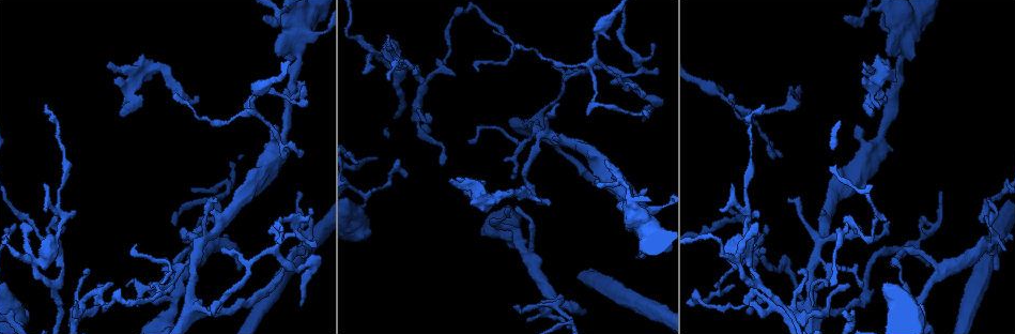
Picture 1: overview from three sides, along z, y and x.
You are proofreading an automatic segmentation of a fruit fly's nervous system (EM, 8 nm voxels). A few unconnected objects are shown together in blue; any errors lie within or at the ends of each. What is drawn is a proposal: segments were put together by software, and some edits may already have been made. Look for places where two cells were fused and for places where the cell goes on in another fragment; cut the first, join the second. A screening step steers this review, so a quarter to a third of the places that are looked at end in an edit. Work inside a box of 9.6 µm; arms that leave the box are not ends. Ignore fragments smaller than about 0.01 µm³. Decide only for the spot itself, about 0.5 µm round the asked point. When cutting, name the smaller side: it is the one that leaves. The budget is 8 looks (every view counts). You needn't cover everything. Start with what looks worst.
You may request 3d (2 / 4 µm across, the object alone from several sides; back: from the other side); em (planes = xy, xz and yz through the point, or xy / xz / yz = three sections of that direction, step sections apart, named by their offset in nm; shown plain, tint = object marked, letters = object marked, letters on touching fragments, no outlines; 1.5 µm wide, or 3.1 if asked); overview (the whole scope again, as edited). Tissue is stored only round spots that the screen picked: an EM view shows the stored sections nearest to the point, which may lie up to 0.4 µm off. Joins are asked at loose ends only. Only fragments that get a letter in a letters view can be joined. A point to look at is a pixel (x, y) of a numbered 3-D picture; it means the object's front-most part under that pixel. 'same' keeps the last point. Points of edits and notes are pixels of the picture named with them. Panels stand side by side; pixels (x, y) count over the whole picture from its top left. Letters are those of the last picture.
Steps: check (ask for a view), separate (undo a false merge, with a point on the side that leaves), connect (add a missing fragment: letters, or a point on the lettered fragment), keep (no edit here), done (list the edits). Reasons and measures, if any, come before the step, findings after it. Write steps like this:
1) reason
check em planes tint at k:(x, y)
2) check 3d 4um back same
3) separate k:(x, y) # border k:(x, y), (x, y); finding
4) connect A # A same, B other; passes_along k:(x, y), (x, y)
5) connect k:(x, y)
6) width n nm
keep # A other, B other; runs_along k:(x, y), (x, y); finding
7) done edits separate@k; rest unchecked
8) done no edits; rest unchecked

abrupt turn
check 3d 2um at 1:(800, 102)

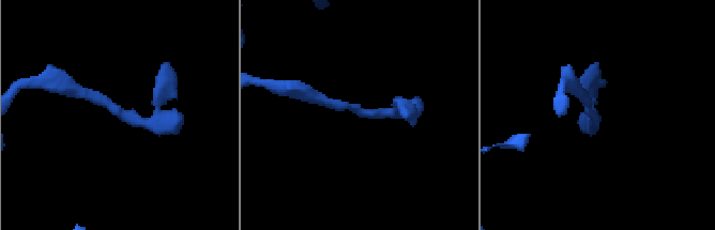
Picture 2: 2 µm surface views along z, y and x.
now the EM
check em planes letters at 2:(137, 116)

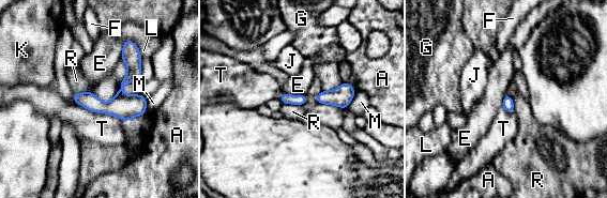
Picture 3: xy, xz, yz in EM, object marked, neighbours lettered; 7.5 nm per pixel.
width 80 nm
keep # A other, E other, F other, G other, J other, K other, L other, M other, R other, T other; one cell here

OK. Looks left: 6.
free end
check em planes plain at 1:(46, 106)

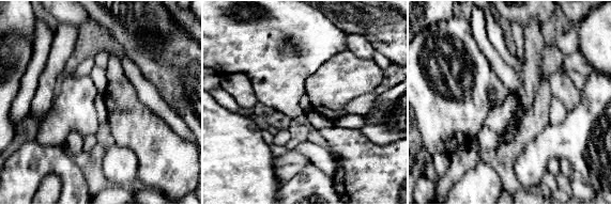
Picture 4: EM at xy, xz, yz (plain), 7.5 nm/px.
check em planes letters same

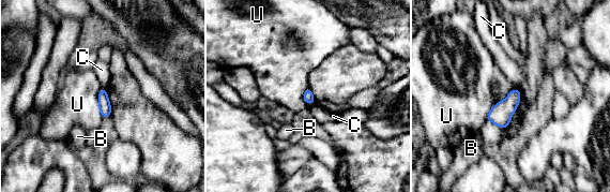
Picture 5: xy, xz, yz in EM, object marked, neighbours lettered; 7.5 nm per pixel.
keep # B other, C other, U other; border 5:(515, 87), (491, 108), (486, 120); none of them fits

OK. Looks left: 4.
tapers out
check em planes letters at 1:(317, 245)

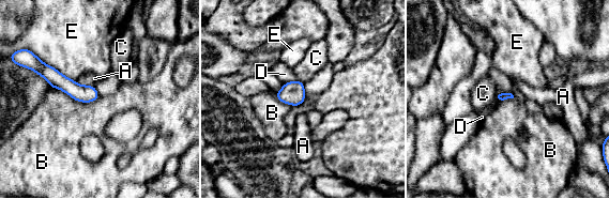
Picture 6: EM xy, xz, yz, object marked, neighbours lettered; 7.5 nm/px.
longest_contact B 380 nm
keep # A other, B other, C other, D other, E other; runs_along 6:(42, 65), (77, 92), (95, 95); none of them fits

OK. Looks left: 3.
done no edits; rest unchecked

